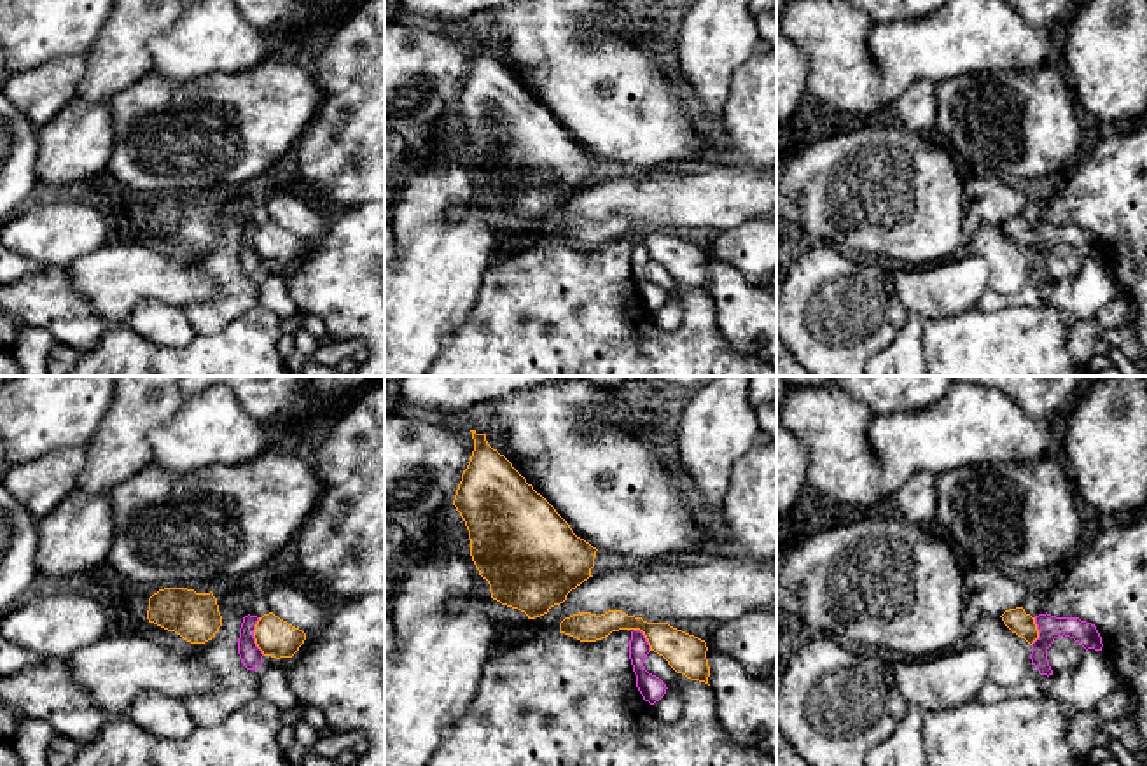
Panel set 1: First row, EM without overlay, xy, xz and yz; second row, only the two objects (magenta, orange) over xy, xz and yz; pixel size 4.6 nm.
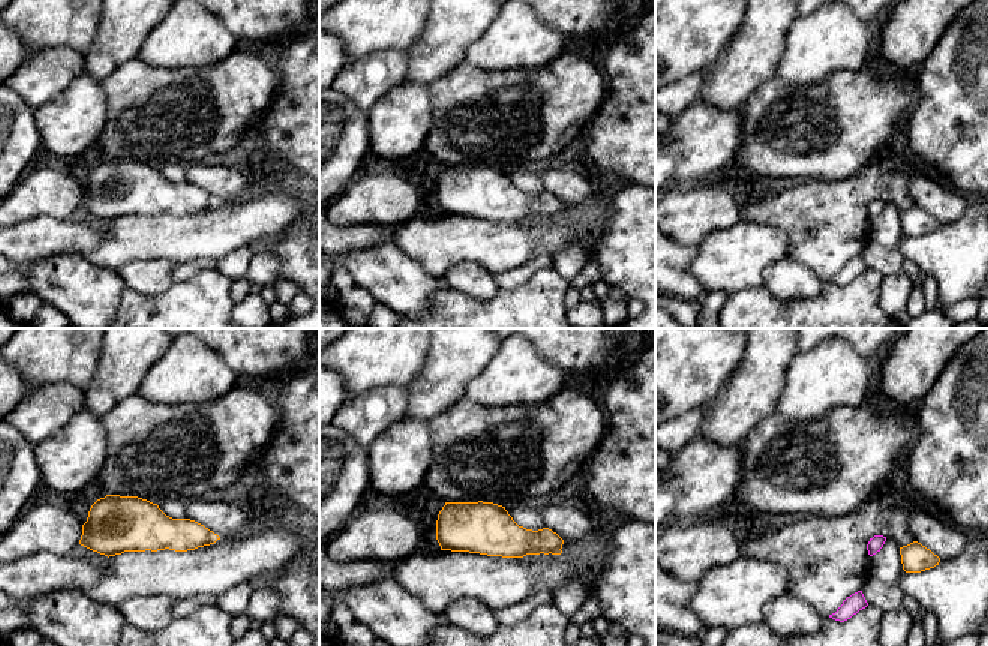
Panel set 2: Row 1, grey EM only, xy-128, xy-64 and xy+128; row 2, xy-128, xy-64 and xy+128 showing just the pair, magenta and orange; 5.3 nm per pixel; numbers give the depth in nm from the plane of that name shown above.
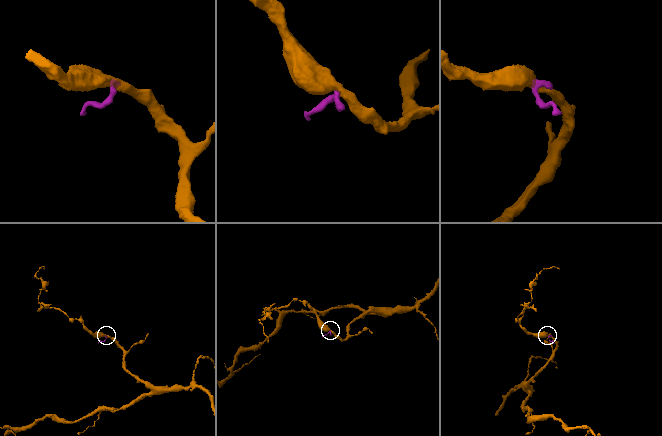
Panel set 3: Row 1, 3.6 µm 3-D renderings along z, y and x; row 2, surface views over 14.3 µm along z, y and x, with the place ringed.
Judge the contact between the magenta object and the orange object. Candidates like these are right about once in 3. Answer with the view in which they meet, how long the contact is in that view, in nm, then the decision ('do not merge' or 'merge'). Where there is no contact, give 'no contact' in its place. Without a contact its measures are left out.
meets magenta in xy; contact 180 nm long; do not merge

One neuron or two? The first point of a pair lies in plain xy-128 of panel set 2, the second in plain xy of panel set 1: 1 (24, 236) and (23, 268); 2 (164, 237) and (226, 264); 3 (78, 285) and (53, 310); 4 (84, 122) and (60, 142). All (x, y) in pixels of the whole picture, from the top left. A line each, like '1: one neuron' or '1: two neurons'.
1: one neuron
2: two neurons
3: one neuron
4: one neuron

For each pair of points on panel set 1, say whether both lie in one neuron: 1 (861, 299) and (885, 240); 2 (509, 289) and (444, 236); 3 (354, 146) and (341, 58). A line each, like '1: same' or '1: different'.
1: different
2: different
3: same

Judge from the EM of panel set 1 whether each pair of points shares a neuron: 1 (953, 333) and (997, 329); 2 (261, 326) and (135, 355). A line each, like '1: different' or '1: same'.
1: same
2: same

